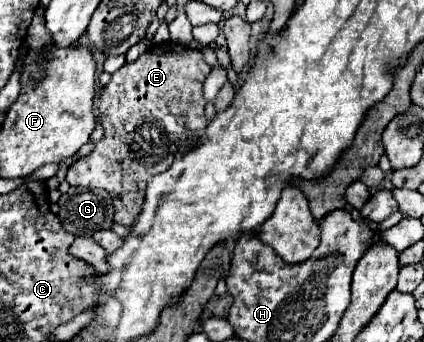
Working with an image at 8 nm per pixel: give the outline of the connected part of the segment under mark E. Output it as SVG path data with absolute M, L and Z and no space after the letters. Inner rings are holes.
M174 41L154 45L138 61L112 73L98 105L104 137L88 157L68 167L66 181L74 187L106 189L114 201L114 221L130 227L142 209L150 177L172 165L180 139L206 129L202 85L208 73L210 65L200 51Z

